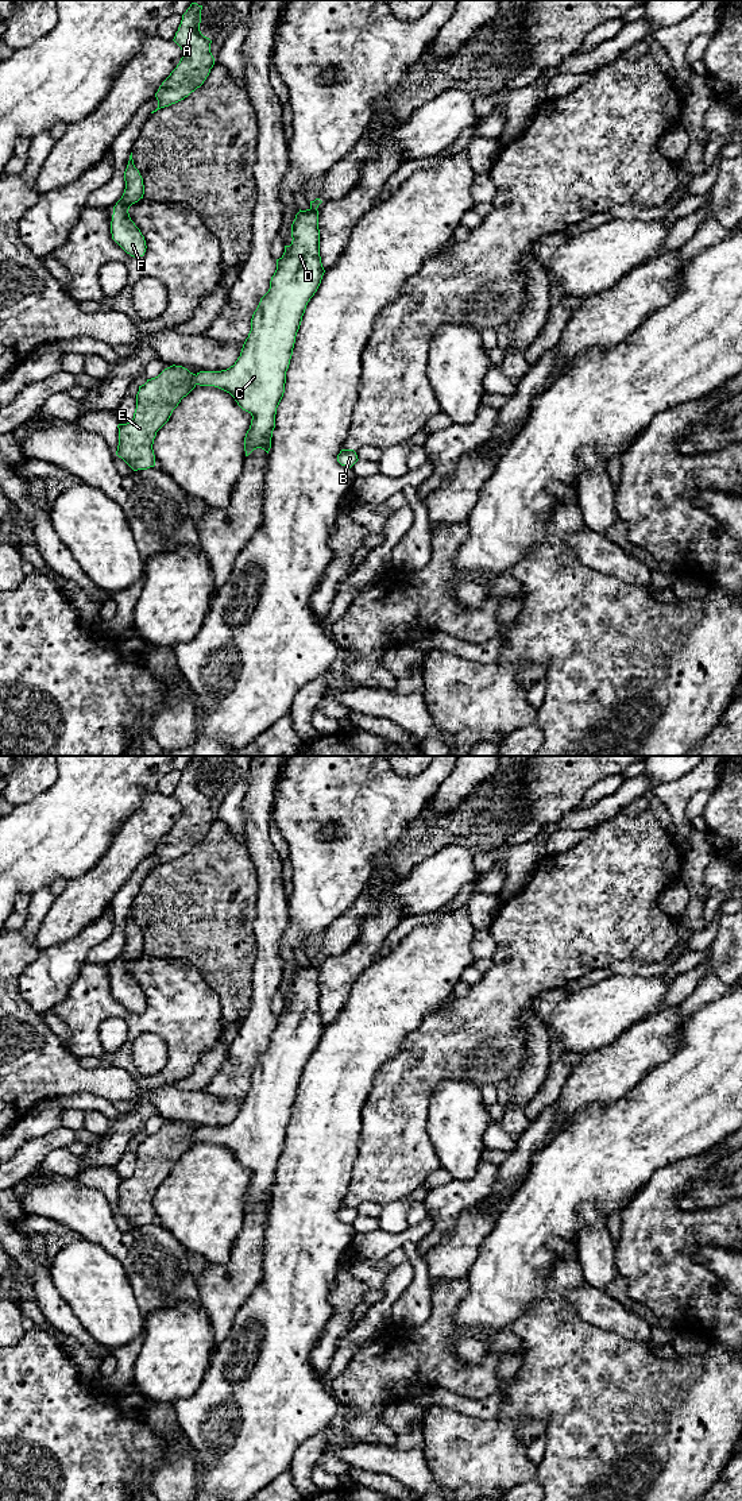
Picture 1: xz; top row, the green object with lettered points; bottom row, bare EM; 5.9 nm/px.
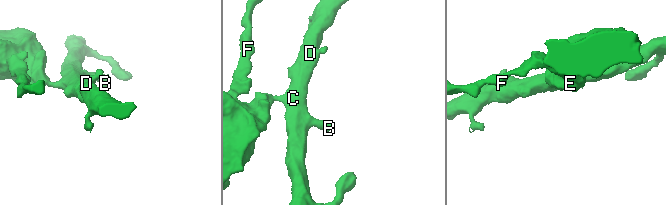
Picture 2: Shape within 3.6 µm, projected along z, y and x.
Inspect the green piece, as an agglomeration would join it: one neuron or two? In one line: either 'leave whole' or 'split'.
split

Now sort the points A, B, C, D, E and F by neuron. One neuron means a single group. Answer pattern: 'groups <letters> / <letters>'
groups A E F / B C D

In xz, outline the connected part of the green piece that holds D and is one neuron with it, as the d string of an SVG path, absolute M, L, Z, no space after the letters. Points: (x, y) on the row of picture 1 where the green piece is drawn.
M316 198L309 209L299 209L295 215L291 244L285 246L283 255L277 259L270 289L252 315L251 331L235 364L196 375L196 385L229 393L252 416L244 437L246 456L256 448L267 454L271 448L277 408L285 393L295 336L306 305L325 273L317 211L321 202Z

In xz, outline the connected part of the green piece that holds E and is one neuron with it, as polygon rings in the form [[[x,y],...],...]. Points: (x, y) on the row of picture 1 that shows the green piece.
[[[175,364],[139,386],[134,418],[117,425],[116,455],[134,471],[155,466],[152,444],[156,432],[169,421],[181,400],[194,387],[196,374]]]

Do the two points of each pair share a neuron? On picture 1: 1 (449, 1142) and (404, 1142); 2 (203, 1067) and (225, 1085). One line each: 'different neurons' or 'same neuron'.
1: different neurons
2: different neurons

